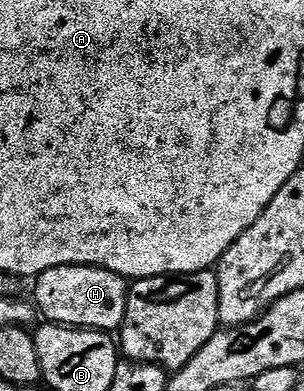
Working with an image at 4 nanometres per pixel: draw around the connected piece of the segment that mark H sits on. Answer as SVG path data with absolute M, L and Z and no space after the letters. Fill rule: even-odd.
M93 265L54 267L50 271L42 271L42 275L34 279L33 285L36 285L32 289L33 295L36 296L34 305L45 322L67 325L69 329L99 329L102 333L112 333L124 324L129 282L114 271L106 271Z

